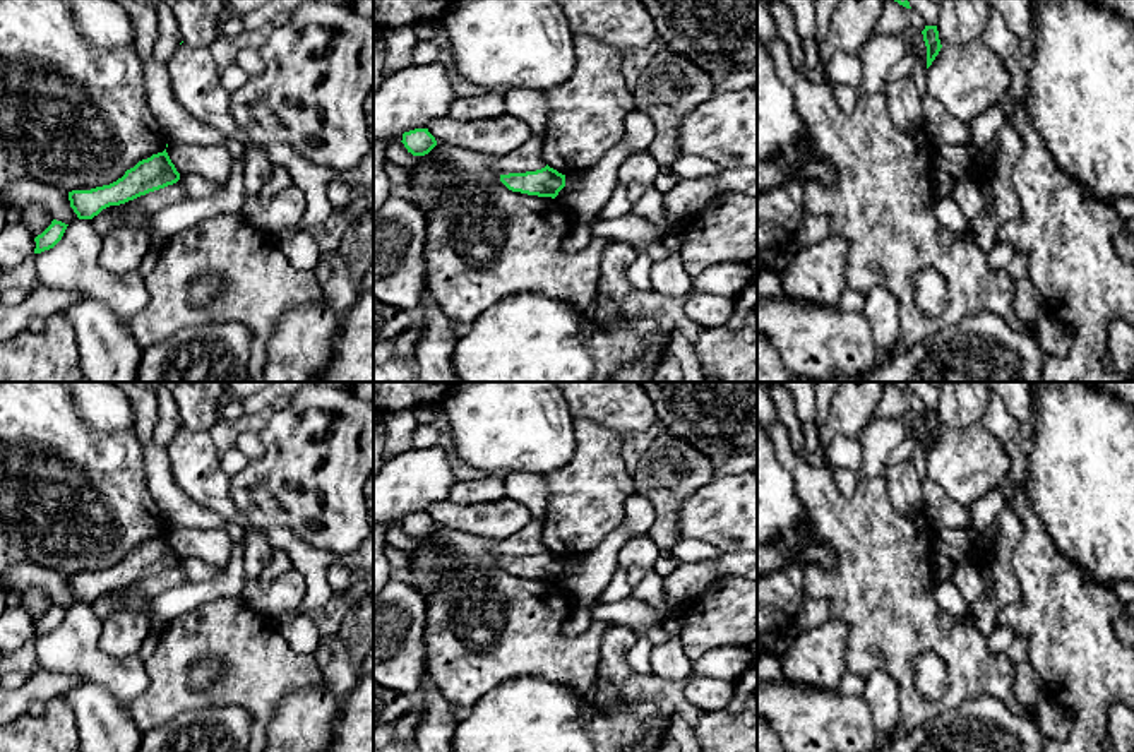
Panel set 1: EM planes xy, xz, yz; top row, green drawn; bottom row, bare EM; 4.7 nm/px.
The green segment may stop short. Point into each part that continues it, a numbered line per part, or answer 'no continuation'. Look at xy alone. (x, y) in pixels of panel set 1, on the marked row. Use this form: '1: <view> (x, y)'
no continuation

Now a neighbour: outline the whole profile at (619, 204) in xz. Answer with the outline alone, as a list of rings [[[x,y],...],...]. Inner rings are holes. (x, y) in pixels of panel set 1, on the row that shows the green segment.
[[[618,183],[608,199],[608,202],[603,206],[600,216],[601,218],[620,218],[629,212],[632,212],[634,202],[629,197],[629,187],[625,183]]]

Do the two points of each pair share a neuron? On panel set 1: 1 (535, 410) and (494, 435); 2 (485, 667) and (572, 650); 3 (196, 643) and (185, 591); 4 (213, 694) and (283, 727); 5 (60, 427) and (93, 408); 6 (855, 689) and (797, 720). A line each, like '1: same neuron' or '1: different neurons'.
1: same neuron
2: same neuron
3: different neurons
4: different neurons
5: different neurons
6: different neurons

